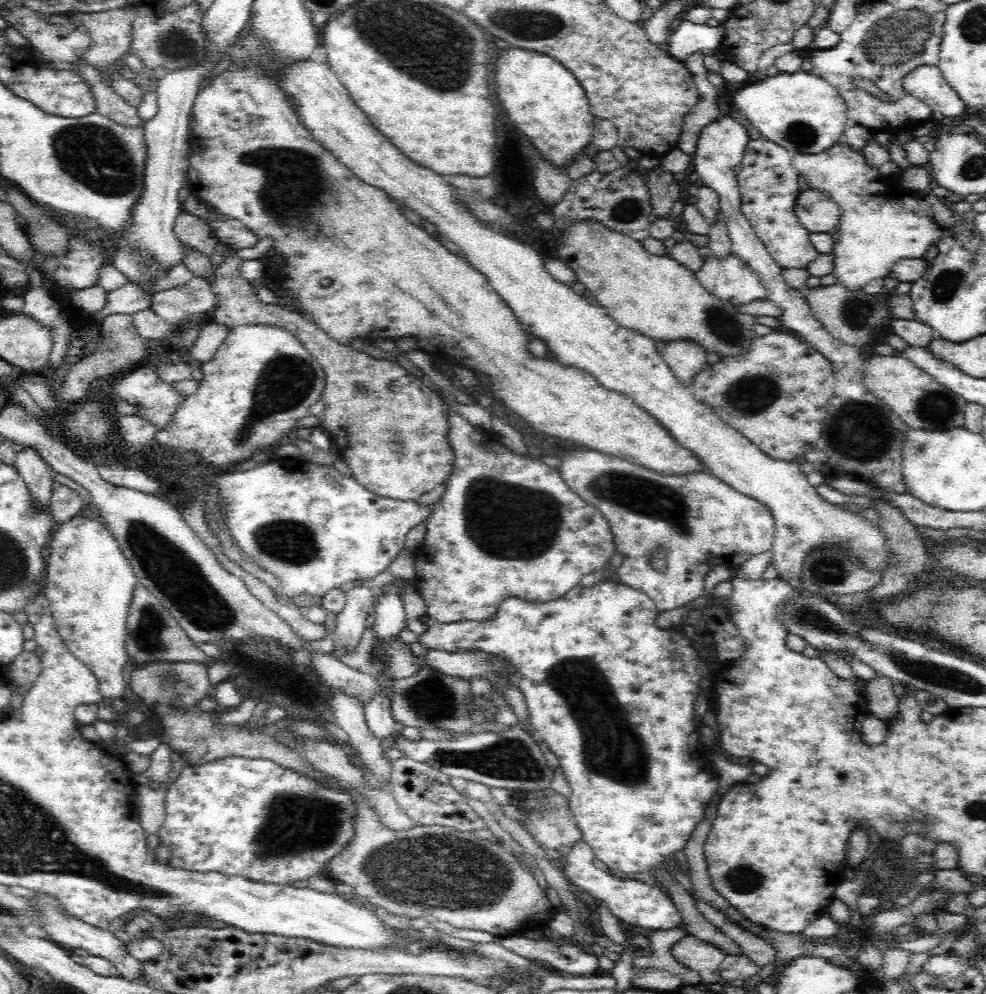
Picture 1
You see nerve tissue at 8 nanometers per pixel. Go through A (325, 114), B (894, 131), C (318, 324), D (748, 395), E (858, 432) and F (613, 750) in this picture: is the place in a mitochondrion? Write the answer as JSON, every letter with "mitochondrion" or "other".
{"A":"other","B":"other","C":"other","D":"mitochondrion","E":"mitochondrion","F":"mitochondrion"}

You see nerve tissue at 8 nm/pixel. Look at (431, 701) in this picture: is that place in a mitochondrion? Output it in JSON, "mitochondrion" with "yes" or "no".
{"mitochondrion":"yes"}

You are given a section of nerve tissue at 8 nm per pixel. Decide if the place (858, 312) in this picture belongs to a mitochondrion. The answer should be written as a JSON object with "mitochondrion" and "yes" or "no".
{"mitochondrion":"yes"}

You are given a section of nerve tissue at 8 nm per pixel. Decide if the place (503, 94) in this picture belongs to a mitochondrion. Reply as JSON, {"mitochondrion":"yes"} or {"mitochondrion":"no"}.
{"mitochondrion":"no"}

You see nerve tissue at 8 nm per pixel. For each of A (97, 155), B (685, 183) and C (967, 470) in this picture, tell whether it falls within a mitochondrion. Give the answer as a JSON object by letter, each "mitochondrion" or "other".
{"A":"mitochondrion","B":"other","C":"other"}

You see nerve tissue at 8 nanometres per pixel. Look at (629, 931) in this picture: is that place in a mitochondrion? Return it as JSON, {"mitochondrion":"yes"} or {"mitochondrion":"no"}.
{"mitochondrion":"no"}

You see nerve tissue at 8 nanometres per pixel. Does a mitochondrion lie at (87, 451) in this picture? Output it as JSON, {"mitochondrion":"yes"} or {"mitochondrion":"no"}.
{"mitochondrion":"no"}

